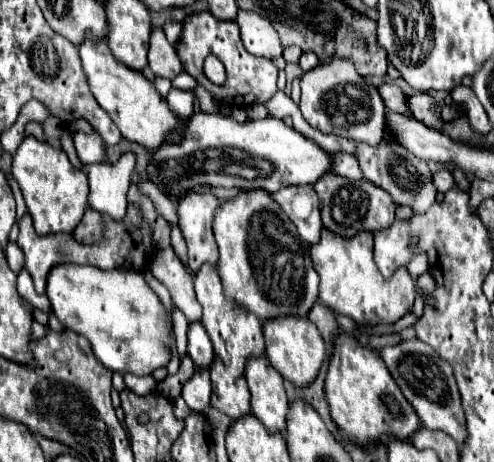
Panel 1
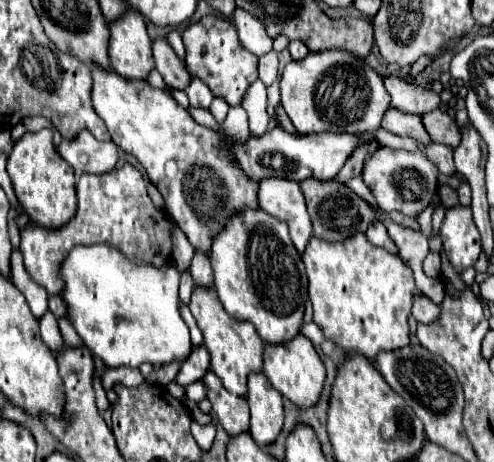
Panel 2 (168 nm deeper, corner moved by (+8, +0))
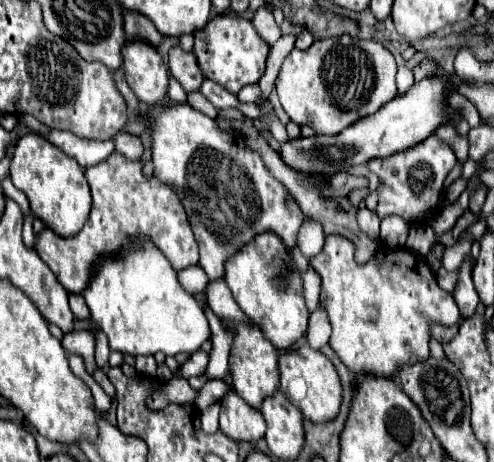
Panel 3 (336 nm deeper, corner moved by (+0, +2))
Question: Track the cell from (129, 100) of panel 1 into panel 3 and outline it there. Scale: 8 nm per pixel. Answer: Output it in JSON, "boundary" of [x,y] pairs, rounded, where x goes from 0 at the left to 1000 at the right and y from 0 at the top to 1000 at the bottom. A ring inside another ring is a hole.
{"boundary":[[[348,216],[312,225],[296,247],[283,251],[300,255],[312,377],[320,390],[340,398],[364,424],[364,437],[381,459],[389,502],[405,532],[401,571],[413,580],[425,606],[449,602],[457,563],[526,502],[551,498],[575,519],[575,528],[587,541],[599,532],[599,511],[615,481],[615,463],[607,446],[595,437],[595,429],[579,416],[579,407],[534,359],[526,333],[498,316],[498,299],[486,286],[453,286],[441,277],[433,255],[413,251],[385,225],[356,225]]]}

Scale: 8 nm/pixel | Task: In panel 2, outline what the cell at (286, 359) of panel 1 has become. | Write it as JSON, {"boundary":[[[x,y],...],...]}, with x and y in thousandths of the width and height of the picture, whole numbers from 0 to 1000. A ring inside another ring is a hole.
{"boundary":[[[603,723],[591,740],[575,740],[571,749],[538,745],[538,753],[534,753],[534,810],[547,823],[547,831],[579,866],[595,870],[603,883],[636,879],[648,866],[652,840],[656,840],[656,818],[660,818],[660,801],[656,801],[656,788],[648,779],[640,753],[611,723]]]}

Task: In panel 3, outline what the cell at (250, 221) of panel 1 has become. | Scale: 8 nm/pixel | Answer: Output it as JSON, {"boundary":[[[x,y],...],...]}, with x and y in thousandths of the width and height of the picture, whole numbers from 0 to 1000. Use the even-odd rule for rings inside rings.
{"boundary":[[[530,502],[510,528],[486,537],[486,545],[457,571],[453,606],[490,675],[530,710],[538,732],[563,758],[595,749],[619,723],[628,680],[615,658],[611,589],[603,576],[591,576],[591,545],[575,537],[575,524],[559,502]]]}

